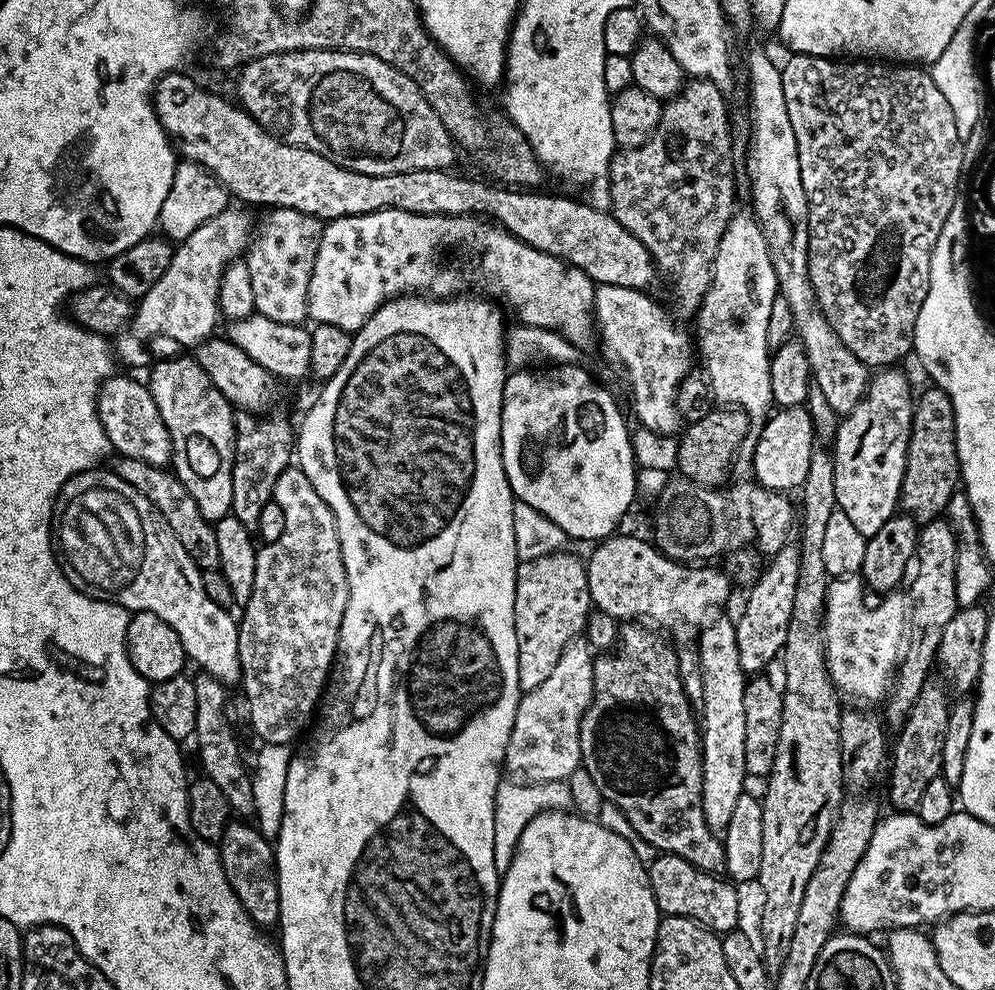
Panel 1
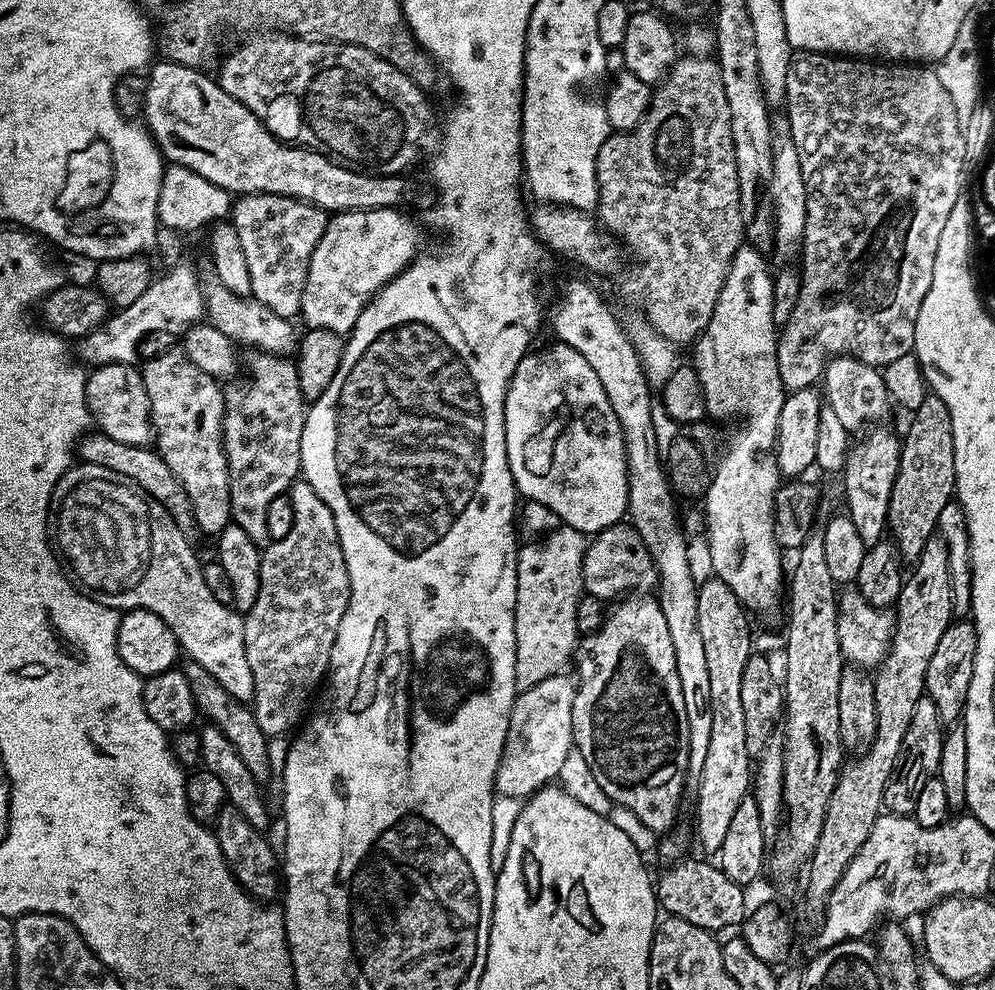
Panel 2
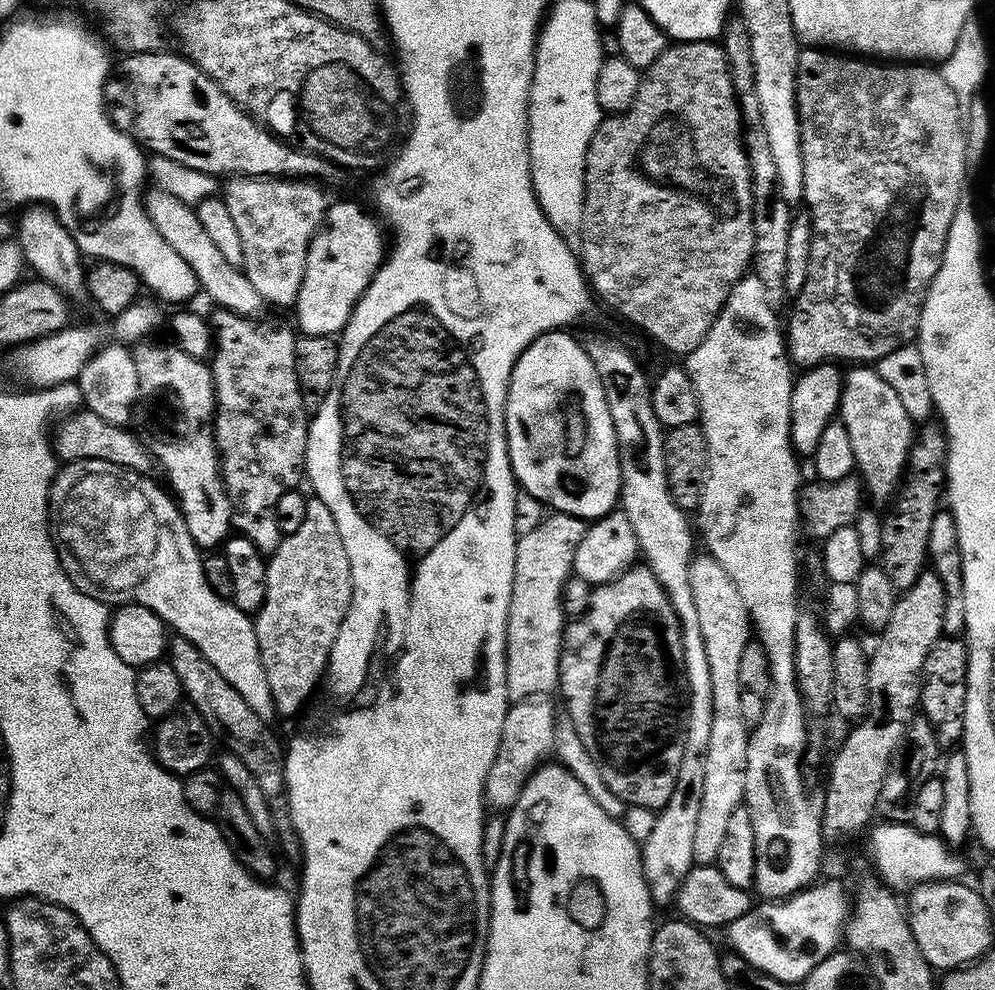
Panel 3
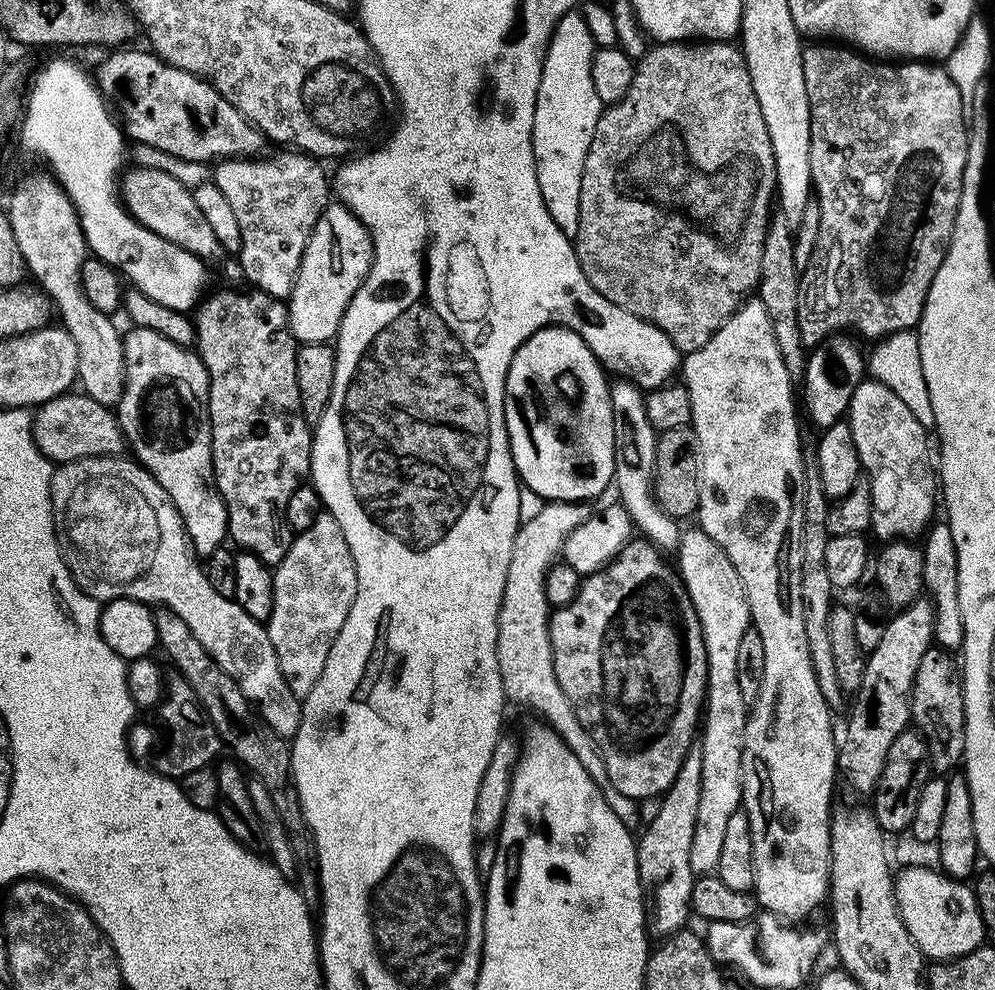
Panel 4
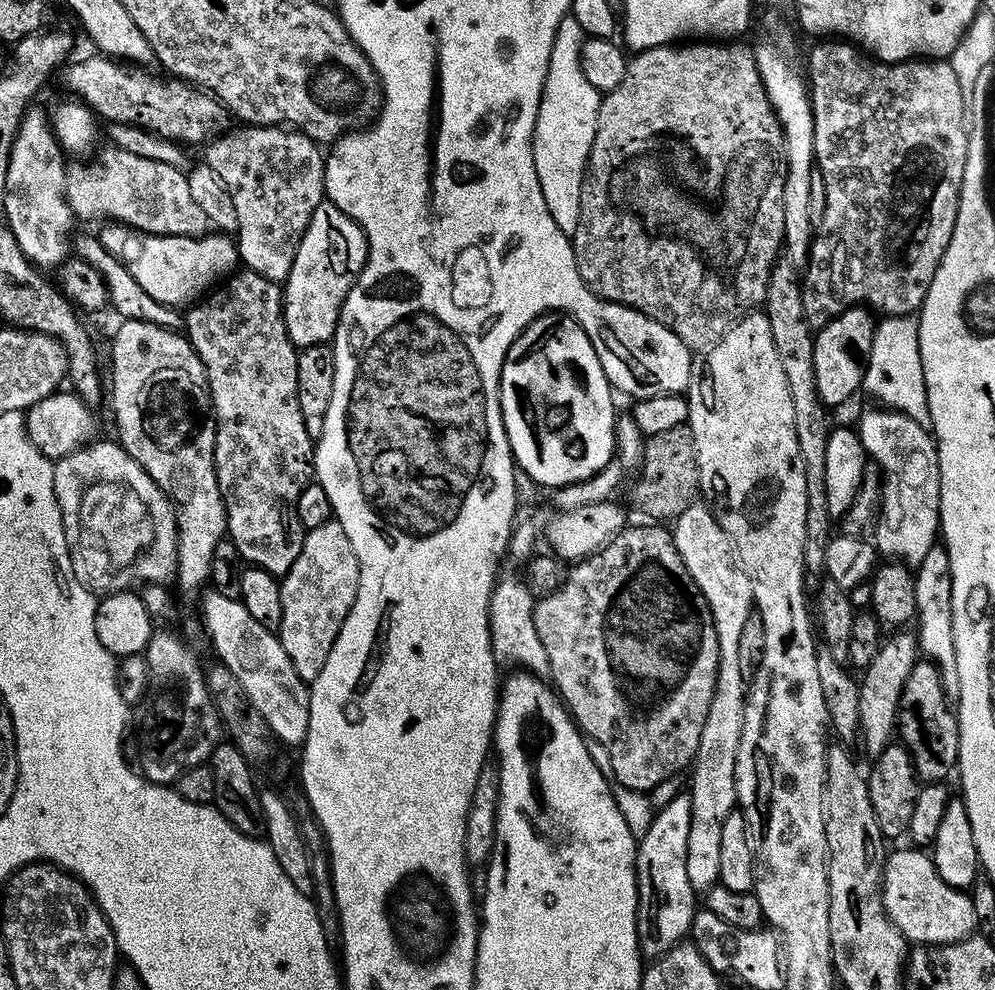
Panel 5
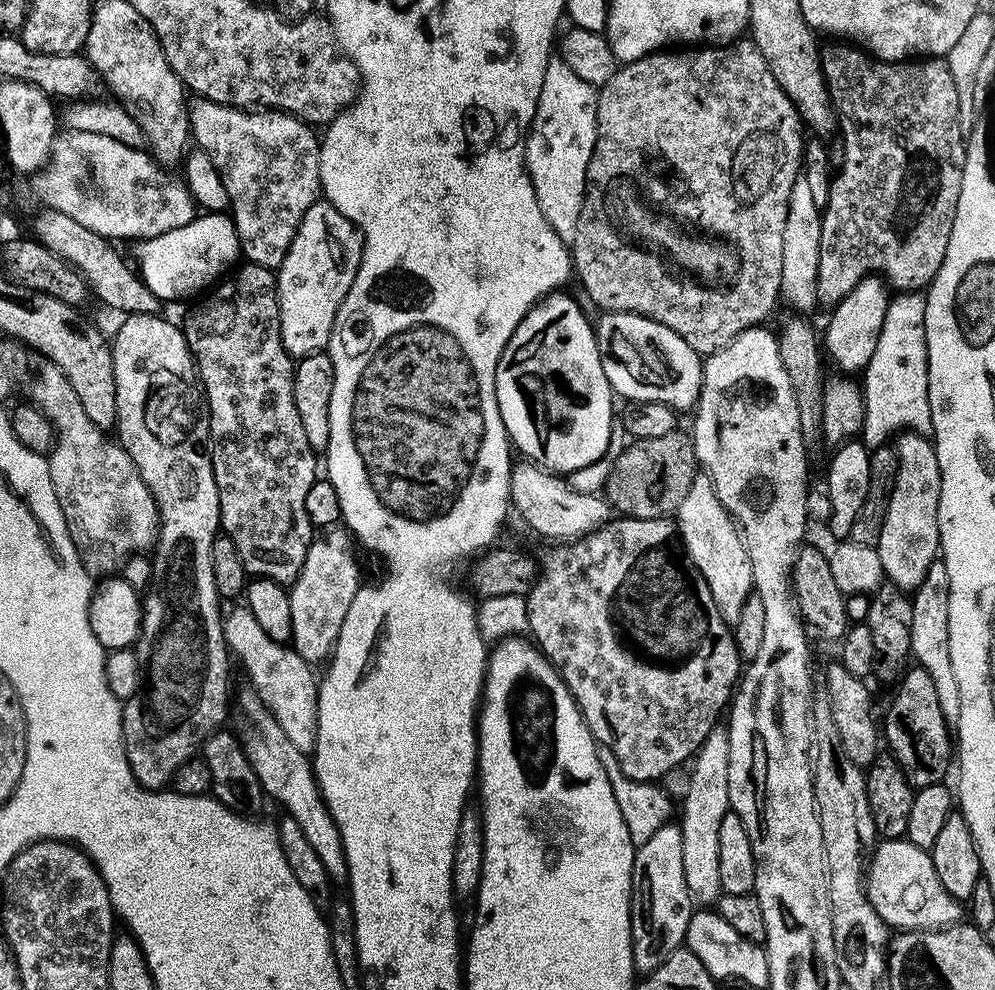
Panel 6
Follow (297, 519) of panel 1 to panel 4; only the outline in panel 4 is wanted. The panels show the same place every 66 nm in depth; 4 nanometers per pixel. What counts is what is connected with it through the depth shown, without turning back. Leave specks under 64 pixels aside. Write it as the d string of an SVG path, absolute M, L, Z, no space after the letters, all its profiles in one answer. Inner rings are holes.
M326 510L321 511L319 518L304 532L293 539L290 550L282 562L275 565L272 573L274 582L274 606L270 618L266 622L270 646L274 646L274 654L278 666L286 678L293 695L305 698L316 688L316 683L326 676L330 646L334 646L334 638L342 630L346 618L350 614L350 606L354 606L354 594L358 590L358 574L354 566L354 558L350 554L350 546L338 526L338 522Z

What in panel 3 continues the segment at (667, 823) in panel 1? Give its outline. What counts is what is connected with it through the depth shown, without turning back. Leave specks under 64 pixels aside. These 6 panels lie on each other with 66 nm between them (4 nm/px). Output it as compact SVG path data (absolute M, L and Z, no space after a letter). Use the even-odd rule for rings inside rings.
M646 566L626 568L621 576L615 576L610 582L593 587L590 606L583 616L573 619L564 629L561 642L560 678L558 692L564 695L564 704L568 707L566 716L572 720L573 728L581 738L583 746L597 763L602 782L614 790L618 799L625 805L646 806L658 810L670 802L670 794L674 791L674 778L678 778L678 762L682 762L682 742L684 741L684 714L686 711L686 685L684 682L684 655L682 654L682 634L680 619L674 606L664 592L663 586L654 578L654 574Z

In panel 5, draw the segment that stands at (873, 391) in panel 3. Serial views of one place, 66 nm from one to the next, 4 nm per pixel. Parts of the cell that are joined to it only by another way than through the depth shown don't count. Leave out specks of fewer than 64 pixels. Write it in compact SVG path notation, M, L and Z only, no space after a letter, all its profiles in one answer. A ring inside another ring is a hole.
M872 406L869 412L861 414L858 431L869 461L874 462L883 476L880 517L874 533L874 547L881 557L889 561L909 566L918 565L922 562L922 558L926 558L930 546L937 544L940 536L940 463L935 439L931 431L918 426L914 418L906 418L906 414L881 410L876 406Z

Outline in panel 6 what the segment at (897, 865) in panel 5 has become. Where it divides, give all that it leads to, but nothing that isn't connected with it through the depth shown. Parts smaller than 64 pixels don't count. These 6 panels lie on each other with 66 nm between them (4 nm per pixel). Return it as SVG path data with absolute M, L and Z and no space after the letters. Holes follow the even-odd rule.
M907 838L880 840L872 849L870 859L866 864L866 891L874 910L892 930L948 928L951 924L957 923L962 916L961 901L955 900L946 890L946 886L942 886L942 878L938 878L934 870L929 849L914 846Z

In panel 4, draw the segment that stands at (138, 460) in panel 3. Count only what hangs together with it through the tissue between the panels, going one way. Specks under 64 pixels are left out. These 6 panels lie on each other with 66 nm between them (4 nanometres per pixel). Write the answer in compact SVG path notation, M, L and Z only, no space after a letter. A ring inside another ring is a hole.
M76 390L50 398L35 409L32 437L40 453L56 466L91 456L119 456L126 448L117 413L109 405L94 402L94 398Z

